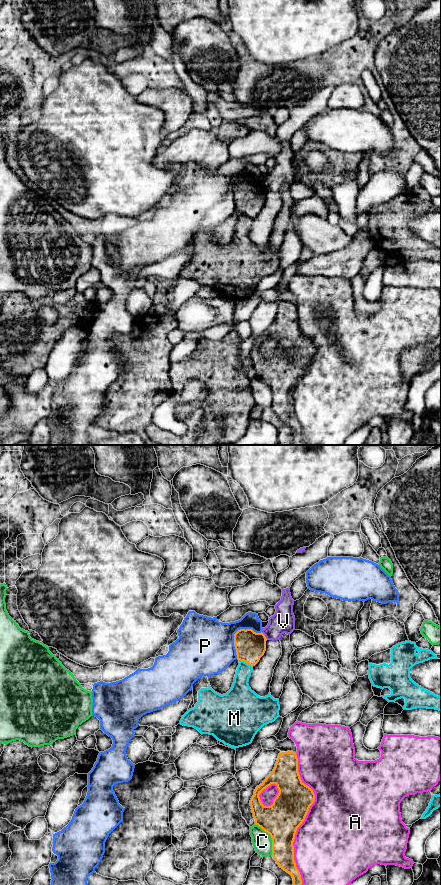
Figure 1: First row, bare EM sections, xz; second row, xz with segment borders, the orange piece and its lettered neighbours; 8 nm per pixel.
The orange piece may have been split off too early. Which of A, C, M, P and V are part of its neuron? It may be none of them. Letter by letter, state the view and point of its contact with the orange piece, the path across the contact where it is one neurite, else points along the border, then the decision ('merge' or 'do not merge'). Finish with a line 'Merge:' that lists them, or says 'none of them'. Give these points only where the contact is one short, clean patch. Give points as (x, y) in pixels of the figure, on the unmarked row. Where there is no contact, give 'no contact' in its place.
A: xz (302, 374) | do not merge
C: xz (271, 389) | do not merge
M: xz (246, 214) | along xz (239, 211), (252, 218) | do not merge
P: xz (235, 185) | do not merge
V: xz (264, 188) | along xz (261, 184), (267, 191) | do not merge
Merge: none of them

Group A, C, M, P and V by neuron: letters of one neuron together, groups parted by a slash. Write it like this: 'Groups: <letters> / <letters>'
Groups: A / C / M / P / V

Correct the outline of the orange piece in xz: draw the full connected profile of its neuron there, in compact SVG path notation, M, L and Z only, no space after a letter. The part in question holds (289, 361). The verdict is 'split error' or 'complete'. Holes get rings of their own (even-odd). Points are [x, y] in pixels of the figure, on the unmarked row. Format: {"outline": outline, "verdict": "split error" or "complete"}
{"outline": "M281 304L278 307L275 319L266 329L262 336L256 339L254 347L250 352L255 376L261 379L272 390L272 409L284 423L293 430L292 445L306 445L299 422L294 412L293 394L297 380L303 375L310 358L315 353L313 342L305 337L298 324L298 310L295 304ZM271 336L276 336L279 342L277 349L271 358L264 358L260 352L260 345Z", "verdict": "complete"}

